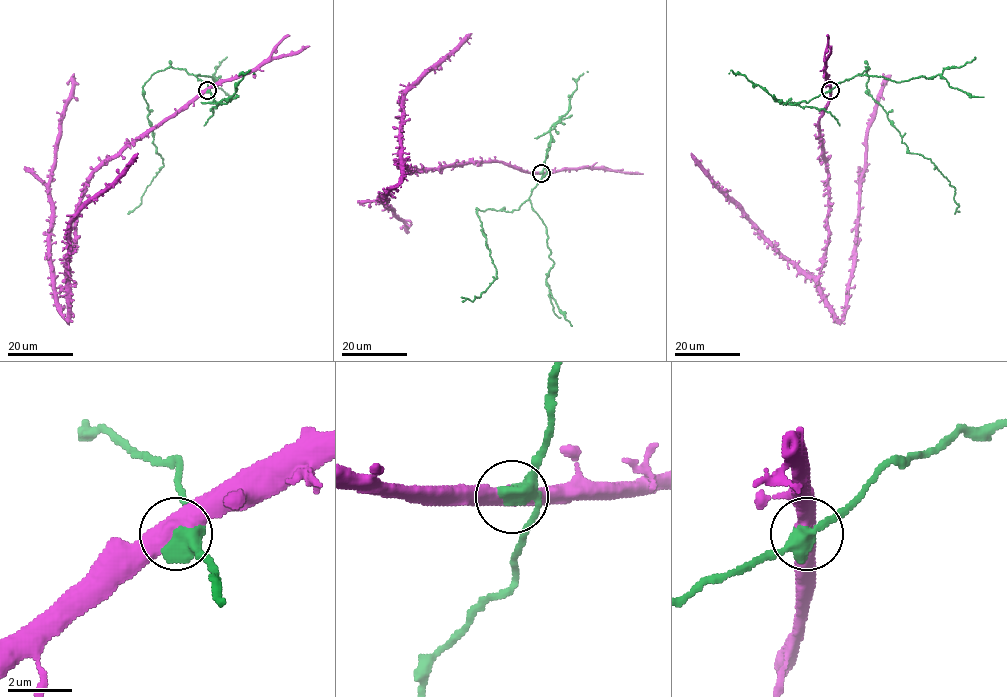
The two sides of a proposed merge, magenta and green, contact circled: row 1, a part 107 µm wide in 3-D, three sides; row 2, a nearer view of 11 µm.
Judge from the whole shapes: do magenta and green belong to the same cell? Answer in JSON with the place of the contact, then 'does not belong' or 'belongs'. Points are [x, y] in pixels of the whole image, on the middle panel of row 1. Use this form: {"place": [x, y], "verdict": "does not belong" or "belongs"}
{"place": [541, 173], "verdict": "does not belong"}

